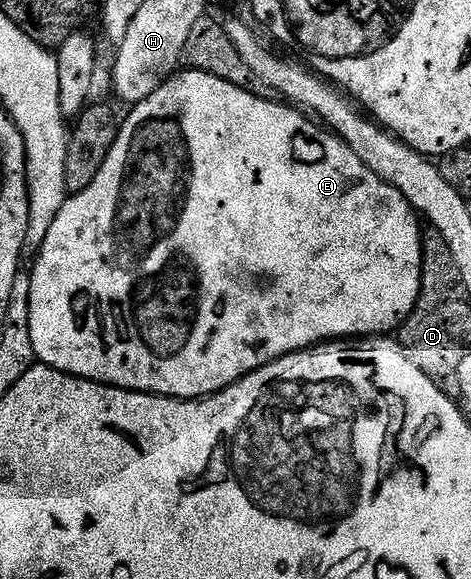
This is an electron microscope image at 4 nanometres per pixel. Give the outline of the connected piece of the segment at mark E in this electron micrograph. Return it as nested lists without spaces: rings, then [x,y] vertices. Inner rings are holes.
[[[181,69],[169,76],[155,93],[151,93],[143,102],[136,104],[129,116],[124,116],[117,132],[117,140],[107,157],[103,161],[103,169],[95,173],[95,181],[87,185],[87,189],[70,194],[65,200],[63,209],[59,209],[59,217],[47,229],[47,237],[41,246],[40,255],[36,256],[34,267],[31,267],[29,280],[31,281],[31,301],[29,302],[29,316],[31,317],[31,345],[34,356],[44,366],[53,367],[56,371],[62,371],[68,375],[75,375],[78,379],[91,379],[95,383],[105,383],[108,387],[122,387],[125,391],[143,391],[146,395],[168,395],[174,399],[204,399],[207,395],[230,387],[244,375],[258,371],[261,367],[290,355],[296,351],[304,351],[307,347],[315,347],[318,343],[344,339],[346,337],[368,337],[389,333],[392,329],[400,328],[405,322],[406,315],[413,312],[417,298],[421,296],[421,261],[423,258],[423,246],[421,247],[421,227],[419,216],[413,206],[391,185],[387,185],[355,153],[346,143],[337,138],[332,131],[318,125],[308,114],[302,113],[296,106],[286,105],[281,101],[262,99],[260,94],[244,87],[237,87],[233,83],[223,81],[206,71],[194,71]]]

